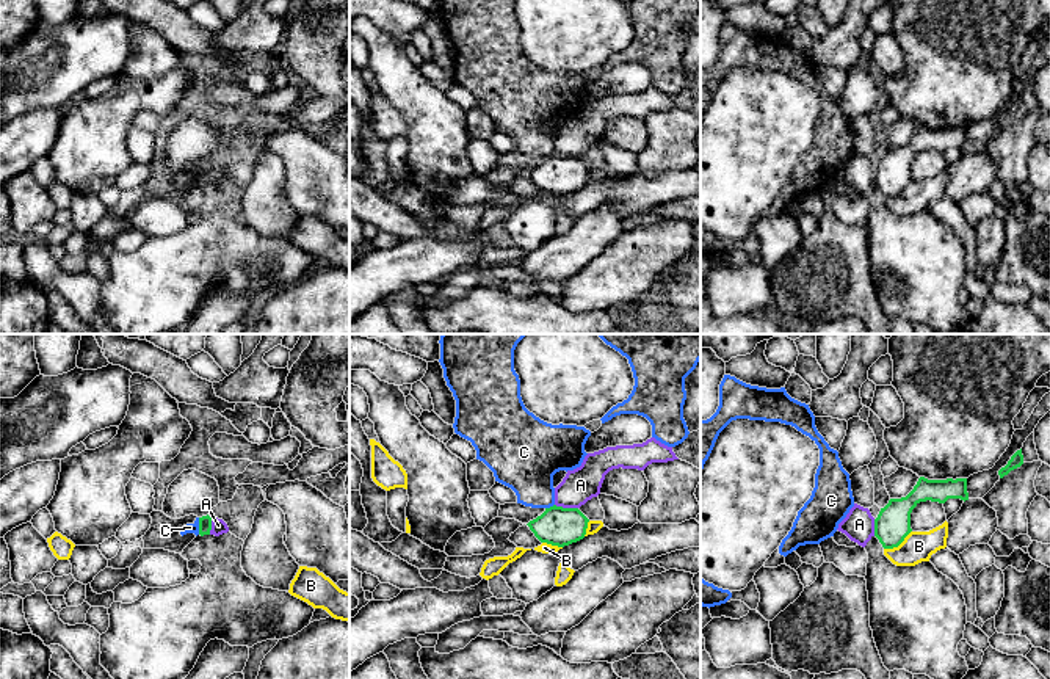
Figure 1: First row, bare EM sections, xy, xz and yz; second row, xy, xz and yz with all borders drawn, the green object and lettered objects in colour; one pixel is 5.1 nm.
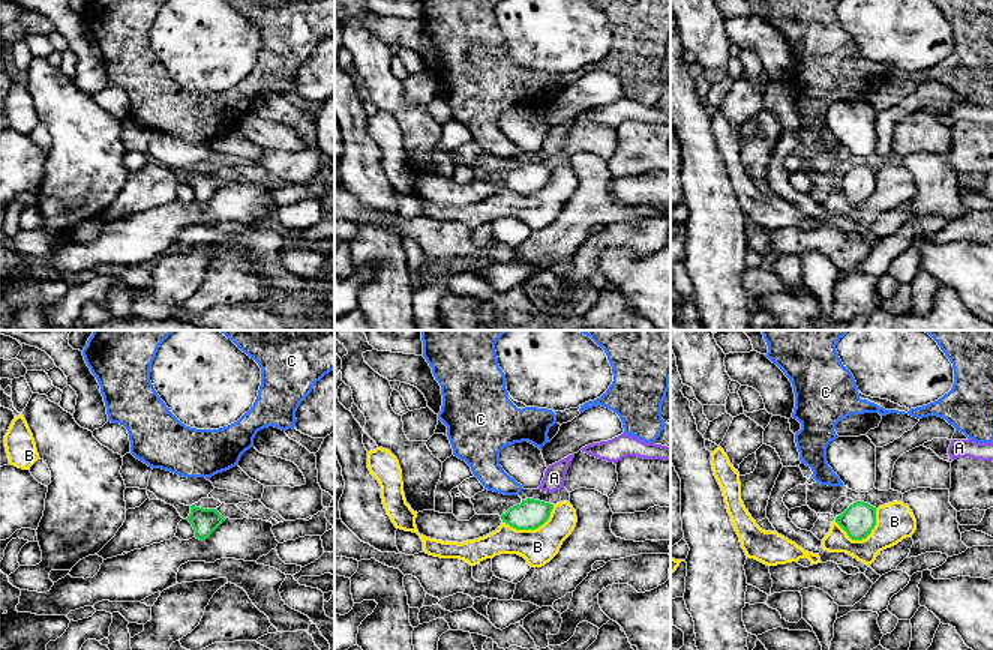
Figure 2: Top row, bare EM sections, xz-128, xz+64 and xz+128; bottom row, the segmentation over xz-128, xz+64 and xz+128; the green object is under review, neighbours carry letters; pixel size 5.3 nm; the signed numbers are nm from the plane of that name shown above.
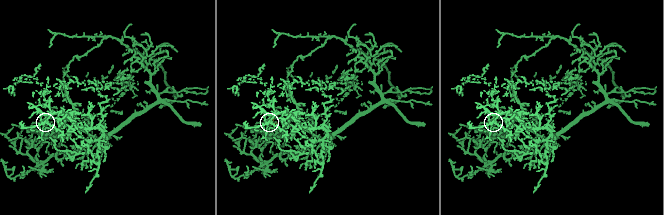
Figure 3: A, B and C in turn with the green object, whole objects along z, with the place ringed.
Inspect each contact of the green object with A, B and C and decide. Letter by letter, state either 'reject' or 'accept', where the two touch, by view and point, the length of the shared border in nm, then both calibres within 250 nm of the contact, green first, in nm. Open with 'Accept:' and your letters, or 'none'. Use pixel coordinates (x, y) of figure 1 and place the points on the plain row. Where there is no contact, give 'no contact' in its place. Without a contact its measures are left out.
Accept: none
A: reject | xz (566, 157) | 120 nm | 200/180 nm
B: reject | yz (898, 193) | 170 nm | 180/160 nm
C: reject | xy (199, 174) | 90 nm | 60/50 nm

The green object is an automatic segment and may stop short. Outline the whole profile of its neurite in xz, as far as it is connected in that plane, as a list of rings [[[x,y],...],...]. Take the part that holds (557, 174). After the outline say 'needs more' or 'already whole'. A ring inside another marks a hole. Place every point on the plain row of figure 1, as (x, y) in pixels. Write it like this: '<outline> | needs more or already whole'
[[[553,154],[527,174],[541,191],[564,196],[585,187],[588,171],[578,157]]] | already whole

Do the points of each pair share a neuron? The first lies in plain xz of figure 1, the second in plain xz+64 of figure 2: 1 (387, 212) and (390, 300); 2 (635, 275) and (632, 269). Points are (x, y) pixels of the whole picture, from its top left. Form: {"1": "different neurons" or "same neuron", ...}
{"1": "different neurons", "2": "different neurons"}

